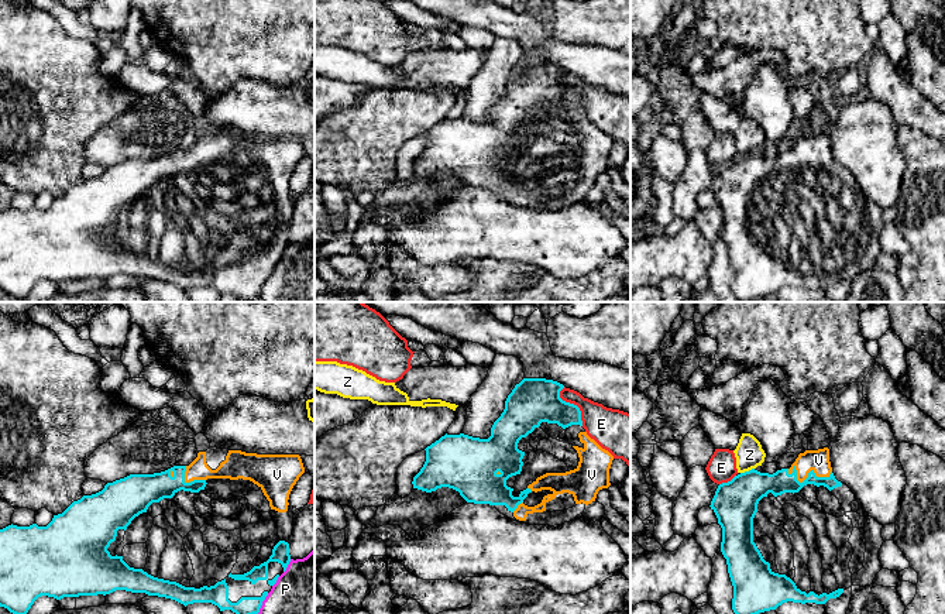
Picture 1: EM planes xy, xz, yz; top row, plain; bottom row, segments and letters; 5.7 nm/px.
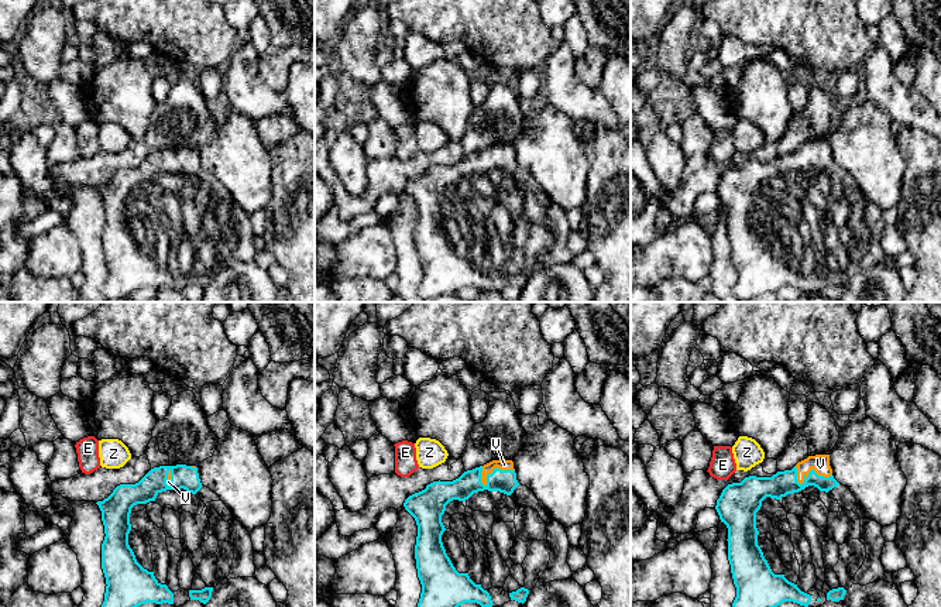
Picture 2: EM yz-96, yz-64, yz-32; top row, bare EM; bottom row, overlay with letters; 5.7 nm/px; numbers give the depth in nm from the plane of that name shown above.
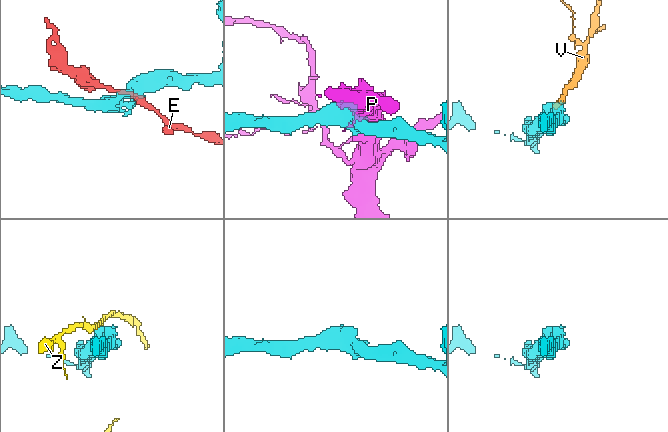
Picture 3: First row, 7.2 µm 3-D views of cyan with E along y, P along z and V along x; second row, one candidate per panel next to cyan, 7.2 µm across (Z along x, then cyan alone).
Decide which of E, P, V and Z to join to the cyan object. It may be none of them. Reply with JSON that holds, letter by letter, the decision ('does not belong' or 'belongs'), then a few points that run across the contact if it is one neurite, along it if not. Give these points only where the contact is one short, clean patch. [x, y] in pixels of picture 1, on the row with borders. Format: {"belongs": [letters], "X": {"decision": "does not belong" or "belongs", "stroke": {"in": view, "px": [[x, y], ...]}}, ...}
{"belongs": ["V"], "E": {"decision": "does not belong", "stroke": {"in": "xz", "px": [[563, 387], [560, 397], [578, 408], [583, 425]]}}, "P": {"decision": "does not belong"}, "V": {"decision": "belongs"}, "Z": {"decision": "does not belong"}}

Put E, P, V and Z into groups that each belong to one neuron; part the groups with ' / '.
E / P / V / Z

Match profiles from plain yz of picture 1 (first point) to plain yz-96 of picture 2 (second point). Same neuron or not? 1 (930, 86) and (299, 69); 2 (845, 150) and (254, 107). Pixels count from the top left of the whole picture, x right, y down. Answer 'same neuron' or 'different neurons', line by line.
1: same neuron
2: different neurons

